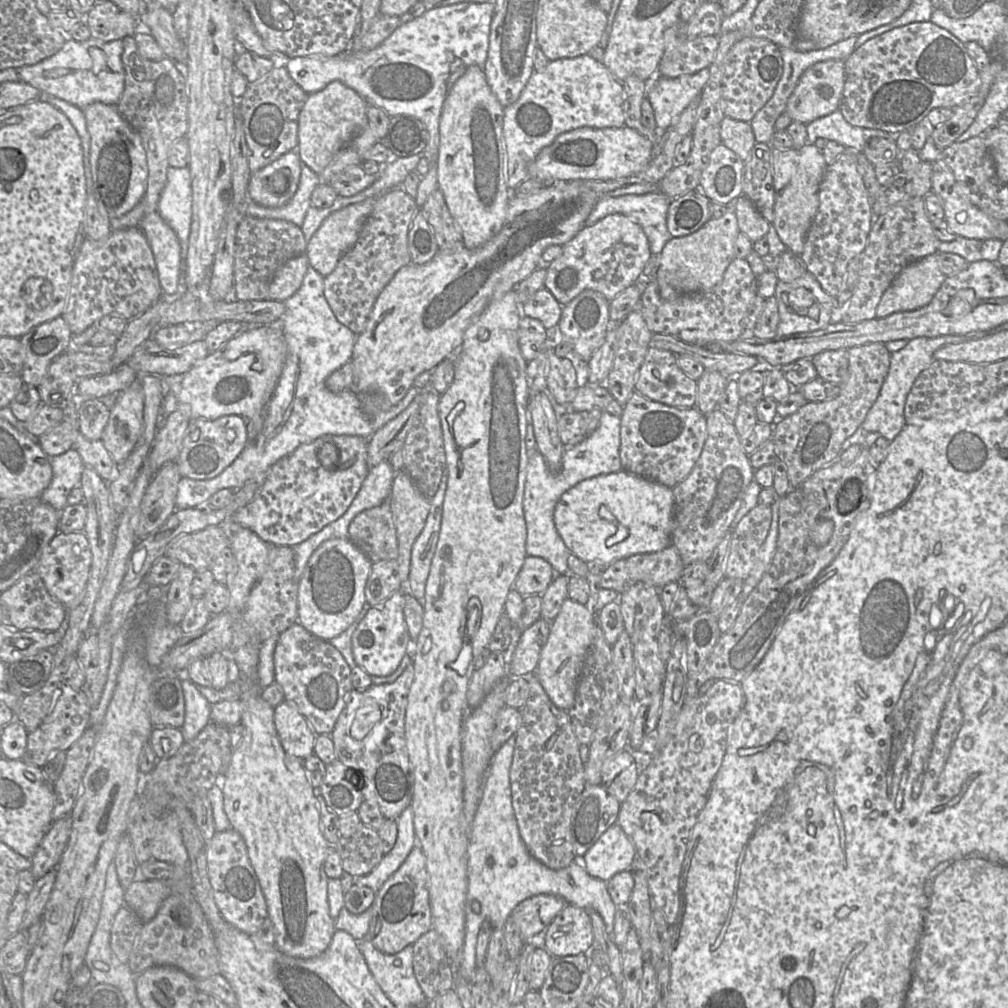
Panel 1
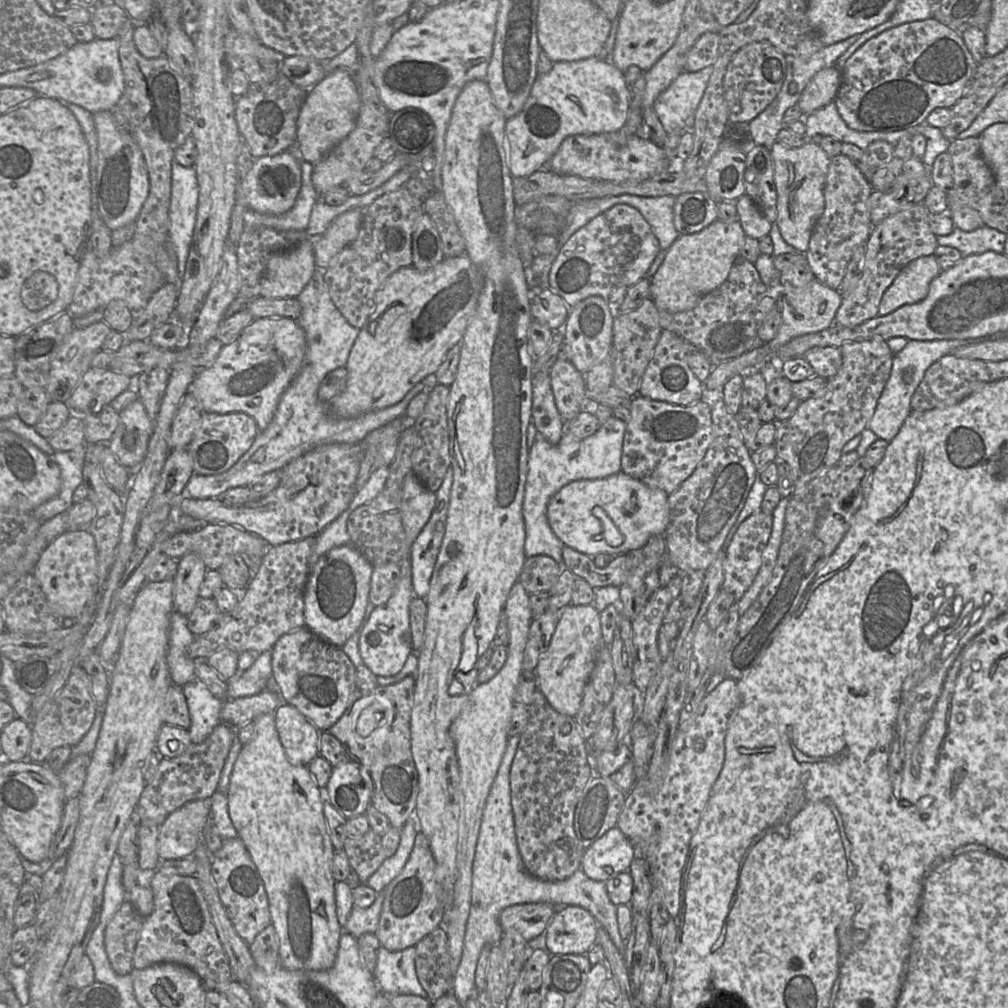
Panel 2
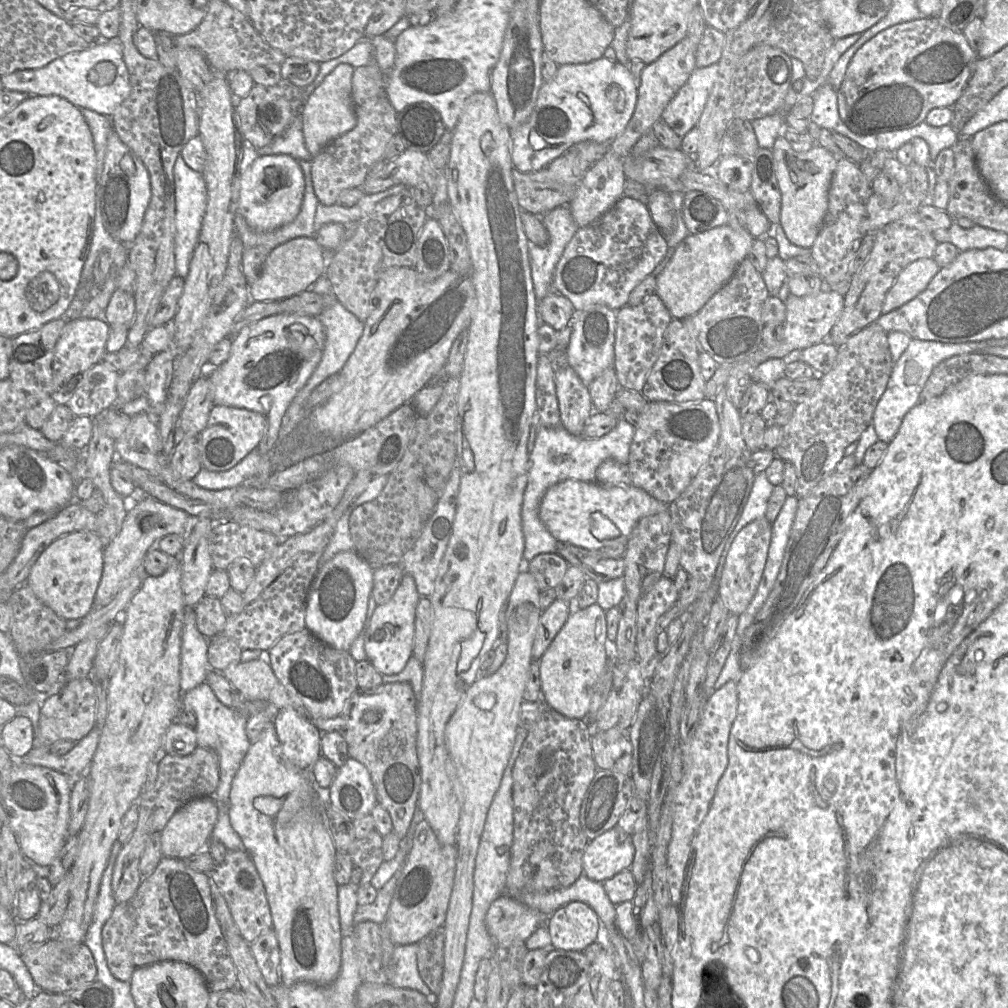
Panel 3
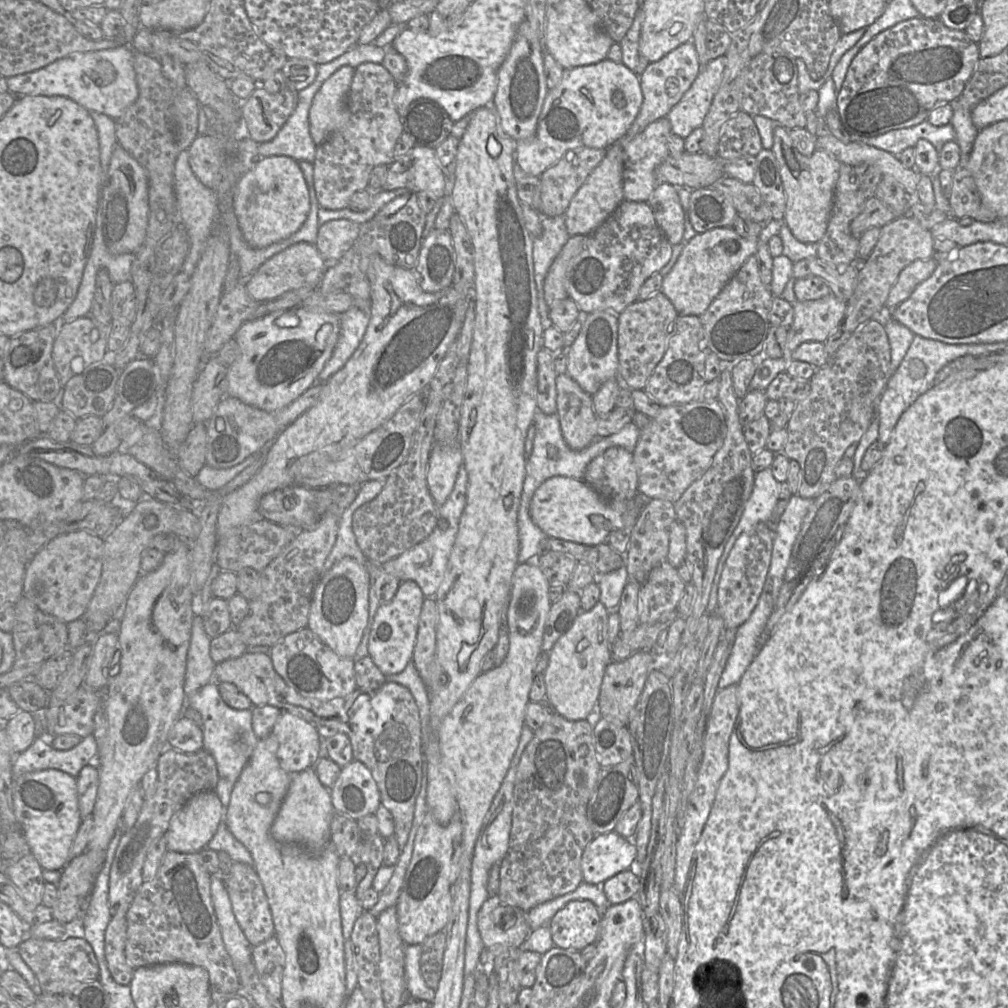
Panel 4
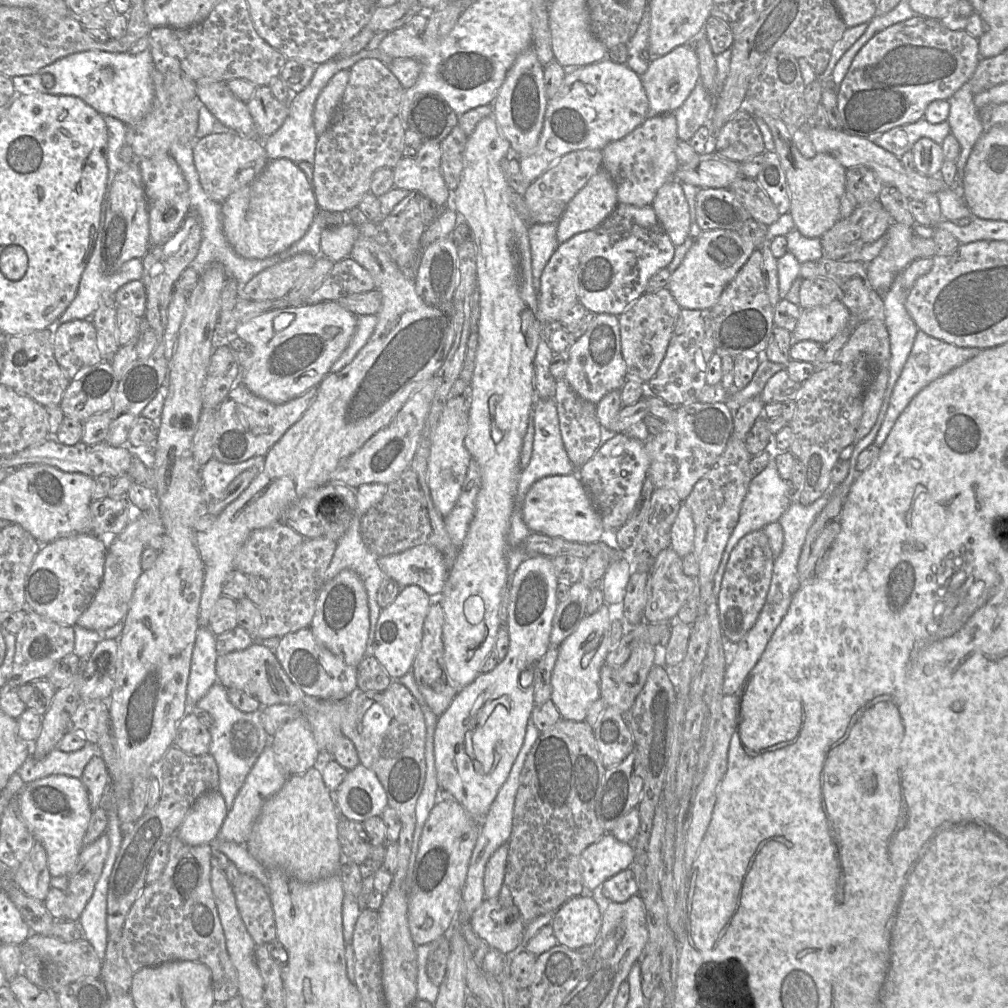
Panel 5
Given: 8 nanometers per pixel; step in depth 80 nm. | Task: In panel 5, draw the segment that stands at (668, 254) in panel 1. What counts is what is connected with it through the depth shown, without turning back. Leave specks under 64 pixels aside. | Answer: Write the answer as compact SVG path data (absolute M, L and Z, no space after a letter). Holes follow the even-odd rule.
M723 229L702 231L686 253L679 267L671 274L666 287L682 309L710 310L756 249L753 243L743 240L736 231Z

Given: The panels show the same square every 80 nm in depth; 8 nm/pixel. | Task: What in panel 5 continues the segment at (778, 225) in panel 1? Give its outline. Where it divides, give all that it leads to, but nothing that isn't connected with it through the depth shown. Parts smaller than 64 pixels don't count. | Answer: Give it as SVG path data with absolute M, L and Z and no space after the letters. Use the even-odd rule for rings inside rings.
M754 111L768 125L781 166L785 172L790 210L796 229L805 237L820 238L840 220L841 200L845 193L846 168L833 156L816 153L811 159L805 158L797 149L792 138L792 128L782 120L761 111Z

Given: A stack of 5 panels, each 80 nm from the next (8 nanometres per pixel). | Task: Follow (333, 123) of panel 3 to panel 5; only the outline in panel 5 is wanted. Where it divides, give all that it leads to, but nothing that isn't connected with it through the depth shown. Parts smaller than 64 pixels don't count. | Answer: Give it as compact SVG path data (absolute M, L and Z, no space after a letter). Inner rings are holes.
M349 70L336 73L320 92L314 106L313 122L317 137L330 126L349 81Z

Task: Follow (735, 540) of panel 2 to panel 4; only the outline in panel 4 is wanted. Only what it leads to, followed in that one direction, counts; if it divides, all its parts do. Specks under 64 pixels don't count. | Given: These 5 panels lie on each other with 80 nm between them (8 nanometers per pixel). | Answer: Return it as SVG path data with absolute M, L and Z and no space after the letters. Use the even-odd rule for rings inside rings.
M760 522L743 532L730 551L718 587L717 613L726 629L738 629L756 607L769 571L774 537L775 532L765 522Z

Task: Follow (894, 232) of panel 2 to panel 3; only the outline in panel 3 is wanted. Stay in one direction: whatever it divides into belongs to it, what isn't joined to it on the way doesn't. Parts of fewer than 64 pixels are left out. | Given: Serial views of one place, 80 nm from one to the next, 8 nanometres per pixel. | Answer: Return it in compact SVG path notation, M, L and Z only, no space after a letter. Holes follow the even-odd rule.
M917 211L908 213L877 230L868 259L851 276L849 288L844 295L844 307L830 332L828 341L838 347L857 331L875 323L882 315L886 294L899 273L918 259L933 258L937 244Z

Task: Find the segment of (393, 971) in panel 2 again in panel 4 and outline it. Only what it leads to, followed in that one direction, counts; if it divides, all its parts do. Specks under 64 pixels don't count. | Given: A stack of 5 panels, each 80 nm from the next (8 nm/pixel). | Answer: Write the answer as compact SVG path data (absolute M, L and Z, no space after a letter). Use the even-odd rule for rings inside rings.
M412 944L405 947L405 980L411 998L433 1002L436 991L430 988L420 970L422 945Z

